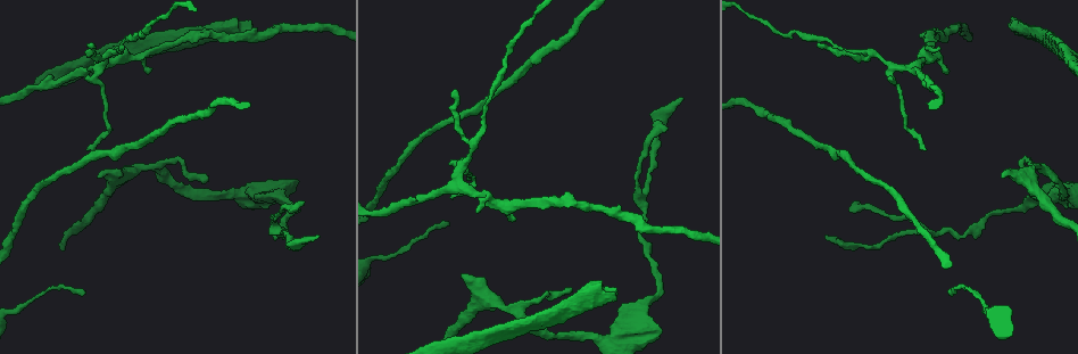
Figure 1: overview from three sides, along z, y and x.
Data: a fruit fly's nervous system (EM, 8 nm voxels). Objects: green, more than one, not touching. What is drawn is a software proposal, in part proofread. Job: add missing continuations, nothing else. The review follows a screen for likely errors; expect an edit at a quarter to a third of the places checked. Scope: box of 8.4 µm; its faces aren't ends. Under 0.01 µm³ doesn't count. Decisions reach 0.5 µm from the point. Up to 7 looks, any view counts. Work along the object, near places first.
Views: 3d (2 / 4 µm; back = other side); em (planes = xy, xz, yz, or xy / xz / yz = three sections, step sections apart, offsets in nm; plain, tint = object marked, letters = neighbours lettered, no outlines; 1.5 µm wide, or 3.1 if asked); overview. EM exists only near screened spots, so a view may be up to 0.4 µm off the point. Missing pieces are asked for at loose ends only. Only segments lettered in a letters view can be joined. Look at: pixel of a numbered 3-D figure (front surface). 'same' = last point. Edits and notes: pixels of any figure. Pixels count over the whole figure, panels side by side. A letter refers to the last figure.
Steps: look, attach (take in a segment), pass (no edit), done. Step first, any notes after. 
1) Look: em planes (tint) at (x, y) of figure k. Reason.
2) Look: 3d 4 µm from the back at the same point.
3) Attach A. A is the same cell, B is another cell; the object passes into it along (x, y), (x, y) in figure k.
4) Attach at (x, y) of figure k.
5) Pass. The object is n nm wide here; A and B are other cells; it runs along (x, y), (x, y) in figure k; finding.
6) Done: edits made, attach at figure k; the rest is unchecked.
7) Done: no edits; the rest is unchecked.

Look: em xy step 8 (tint) at (208, 178) of figure 1. Tapers out.

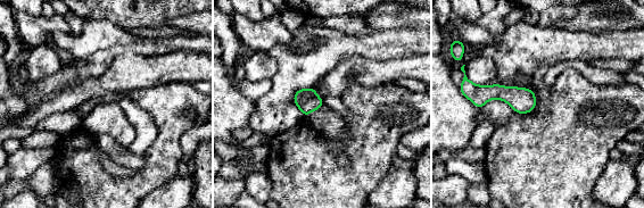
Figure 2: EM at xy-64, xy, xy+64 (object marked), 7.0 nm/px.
Look: em planes (letters) at the same point.

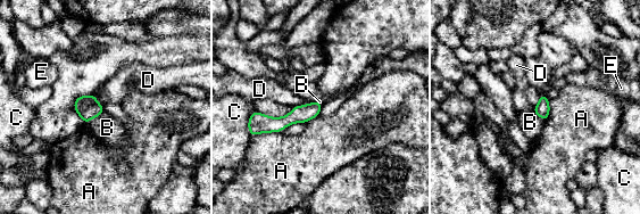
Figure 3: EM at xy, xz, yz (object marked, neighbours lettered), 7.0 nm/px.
Pass. The object is 110 nm wide here; A, B, C, D and E are other cells; a border runs along (314, 101), (292, 107) in figure 3; no lettered segment goes on from it.

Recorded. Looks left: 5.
Look: 3d 4 µm at (466, 273) of figure 1. Branch stops here.

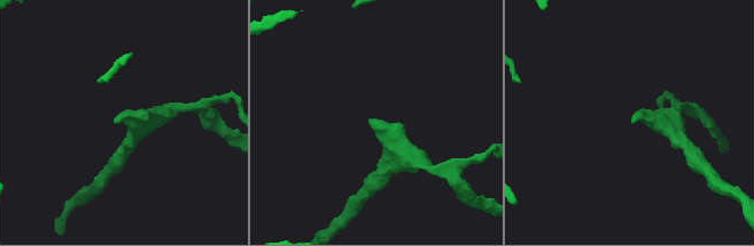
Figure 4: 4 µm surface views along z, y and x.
Look: em xz step 4 (tint) at (118, 121) of figure 4.

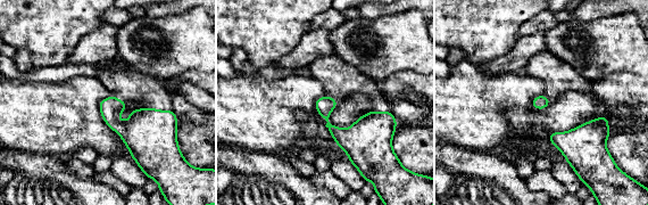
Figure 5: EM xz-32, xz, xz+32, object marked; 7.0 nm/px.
Look: em planes (letters) at the same point. Another direction.

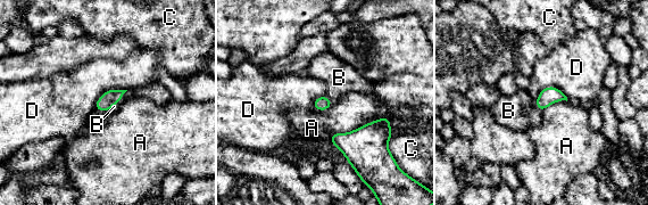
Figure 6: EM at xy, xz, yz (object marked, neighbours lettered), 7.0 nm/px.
Attach B. B is the same cell, A, C and D are other cells; the object passes into it along (550, 95), (537, 106), (508, 111) in figure 6; the neuron continues.

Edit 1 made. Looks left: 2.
Done: edits made, attach at figure 6; the rest is unchecked.

